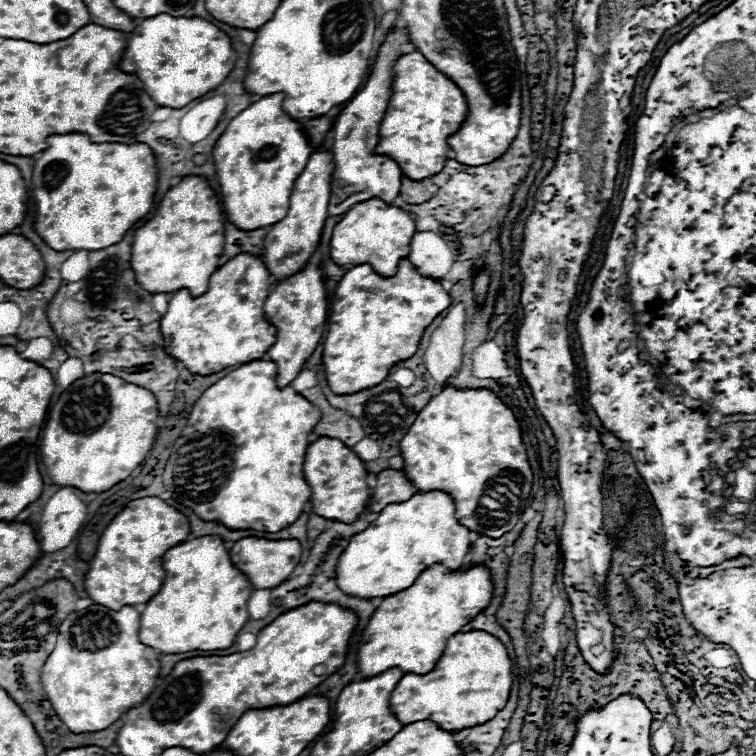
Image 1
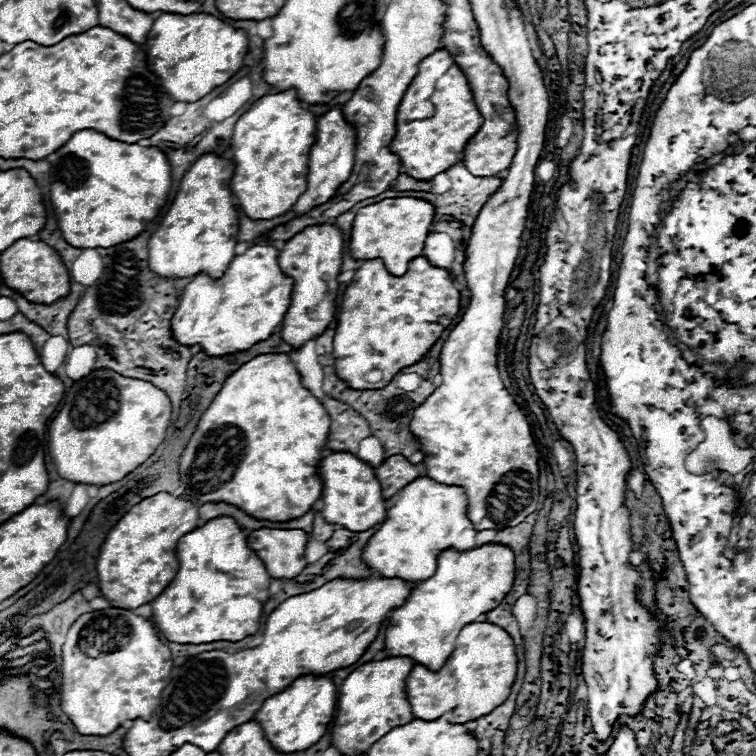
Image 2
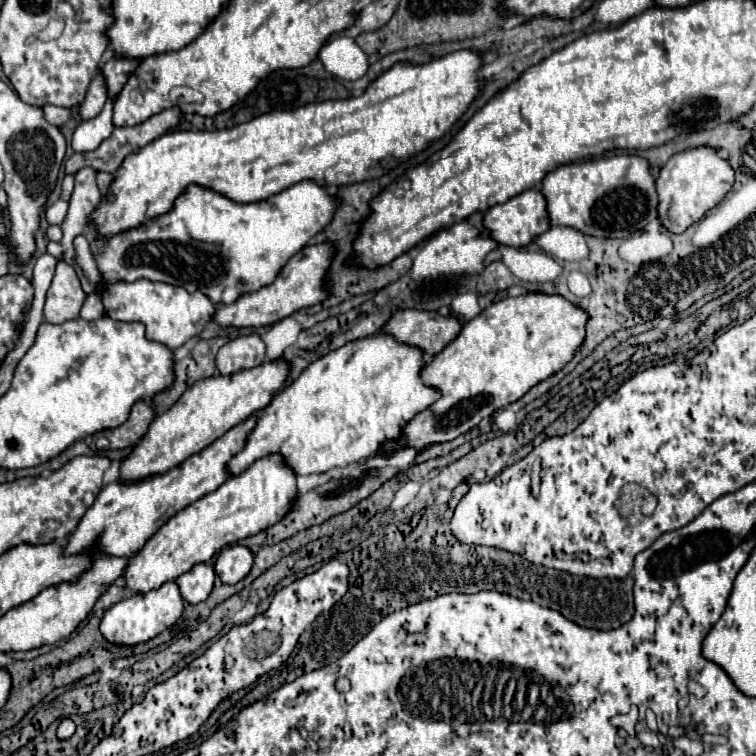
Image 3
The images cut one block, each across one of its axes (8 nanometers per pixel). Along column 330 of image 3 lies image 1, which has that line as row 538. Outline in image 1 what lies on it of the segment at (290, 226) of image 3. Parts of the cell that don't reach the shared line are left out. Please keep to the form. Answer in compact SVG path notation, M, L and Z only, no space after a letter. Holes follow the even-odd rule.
M200 536L188 542L182 542L174 548L170 548L162 556L162 568L166 572L166 578L162 582L162 588L152 600L146 602L142 616L140 616L140 632L138 638L142 644L148 644L150 648L158 650L160 654L182 654L190 650L226 650L232 646L236 634L240 628L248 622L248 610L246 602L252 594L252 586L248 578L234 568L228 550L224 548L224 542L218 536Z

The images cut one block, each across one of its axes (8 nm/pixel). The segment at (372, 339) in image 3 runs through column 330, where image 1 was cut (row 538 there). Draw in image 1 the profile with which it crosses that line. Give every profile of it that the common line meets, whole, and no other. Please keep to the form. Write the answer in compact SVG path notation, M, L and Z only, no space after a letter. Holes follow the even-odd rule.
M440 490L418 492L410 500L388 504L378 518L364 530L352 536L336 566L336 584L348 596L378 598L402 592L432 564L442 564L450 570L462 566L470 550L468 534L454 518L454 500Z

